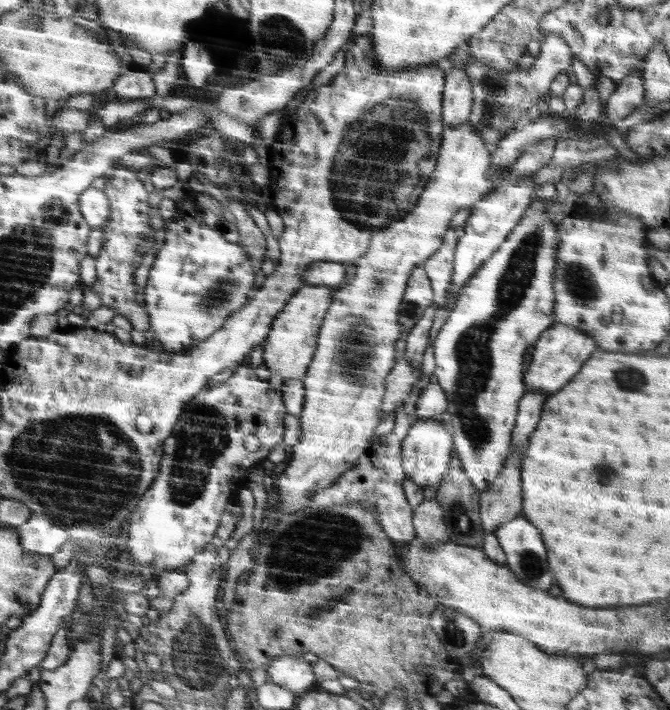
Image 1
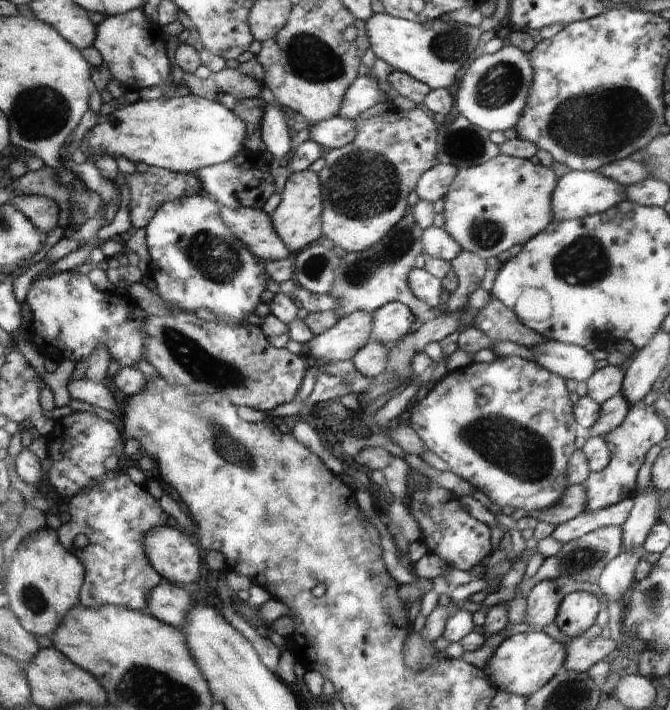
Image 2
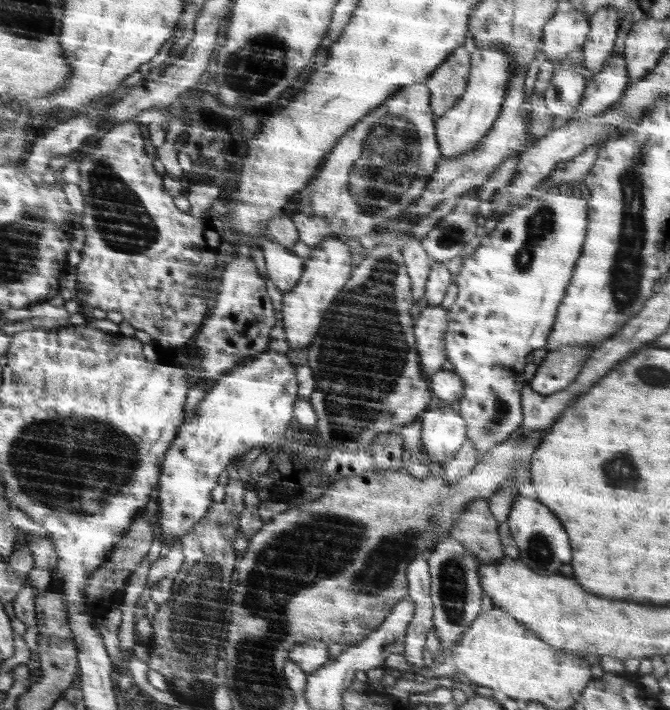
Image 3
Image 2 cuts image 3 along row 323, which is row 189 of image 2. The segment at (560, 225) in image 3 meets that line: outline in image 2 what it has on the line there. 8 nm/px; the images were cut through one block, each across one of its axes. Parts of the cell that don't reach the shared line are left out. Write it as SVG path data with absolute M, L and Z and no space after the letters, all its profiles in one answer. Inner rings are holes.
M498 153L484 164L459 169L455 180L450 183L443 197L444 217L442 228L461 244L461 250L478 254L480 258L488 260L490 256L497 256L516 244L526 244L532 236L540 234L550 226L554 220L553 192L560 182L550 167L534 164L530 160L510 158Z

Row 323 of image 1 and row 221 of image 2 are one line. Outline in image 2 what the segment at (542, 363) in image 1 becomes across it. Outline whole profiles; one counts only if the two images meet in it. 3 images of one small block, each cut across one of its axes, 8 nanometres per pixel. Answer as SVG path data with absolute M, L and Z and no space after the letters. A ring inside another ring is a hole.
M571 171L561 177L553 192L553 213L556 222L582 219L602 214L626 199L626 187L612 182L598 171Z

